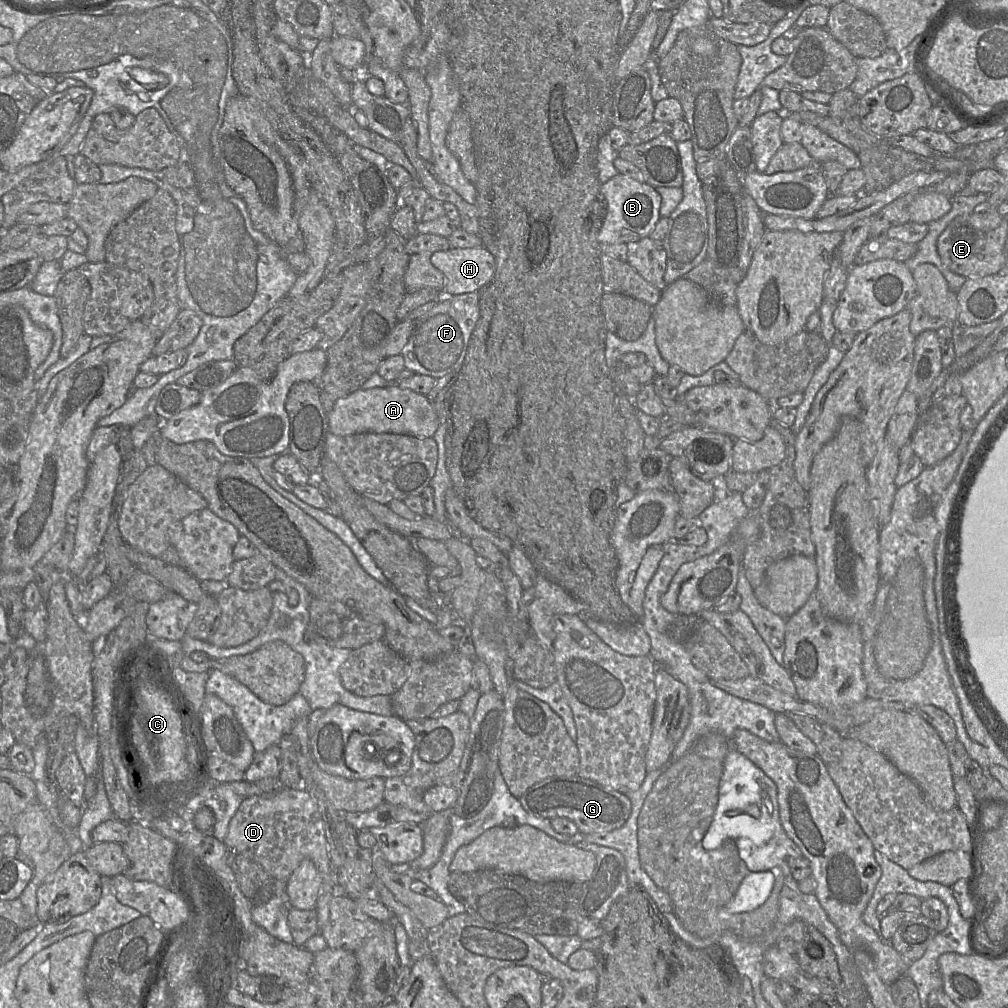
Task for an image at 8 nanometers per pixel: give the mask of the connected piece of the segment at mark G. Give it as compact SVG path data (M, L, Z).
M578 775L549 777L530 787L519 800L533 816L570 819L578 827L579 834L606 833L618 829L626 823L632 811L626 794Z

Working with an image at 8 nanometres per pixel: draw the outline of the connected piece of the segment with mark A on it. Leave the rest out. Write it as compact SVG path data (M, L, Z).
M391 384L387 387L359 389L348 396L340 398L327 414L327 418L330 433L339 436L359 433L392 433L419 438L430 438L434 436L439 426L437 413L426 398L426 395L416 393L409 389L402 389L397 384Z

